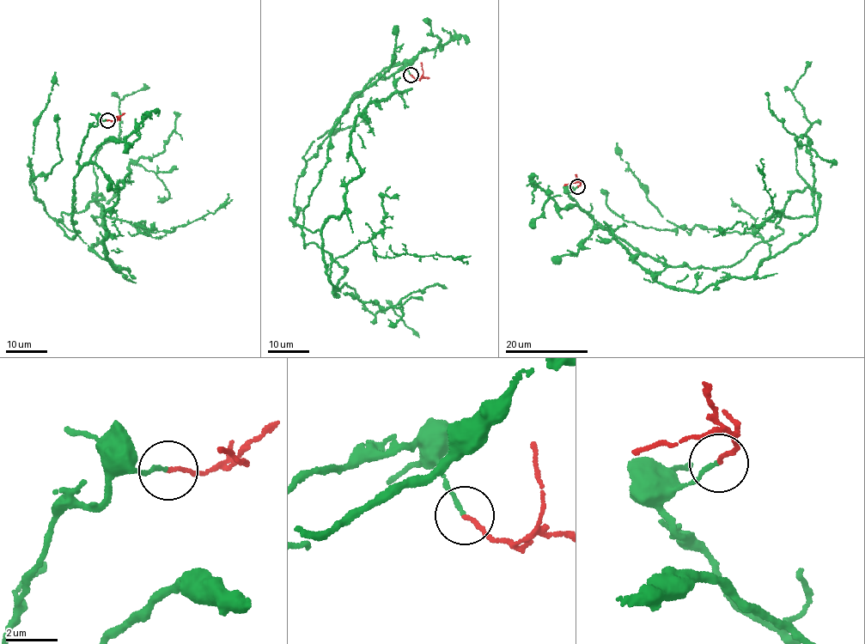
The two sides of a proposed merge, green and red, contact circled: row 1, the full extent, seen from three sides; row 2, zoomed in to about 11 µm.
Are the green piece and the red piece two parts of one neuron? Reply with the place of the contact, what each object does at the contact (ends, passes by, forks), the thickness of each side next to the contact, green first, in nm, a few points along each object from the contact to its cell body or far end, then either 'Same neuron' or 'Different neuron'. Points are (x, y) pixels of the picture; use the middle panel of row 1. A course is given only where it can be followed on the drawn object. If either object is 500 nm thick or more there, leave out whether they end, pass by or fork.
Place: (411, 75). At the ring green ends. At the ring red ends. Thickness 150 nm (green) against 140 nm. Course of green: (410, 75), (344, 110), (303, 212), (335, 290), (356, 117), (405, 108). Course of red: (410, 75), (415, 78), (422, 76), (421, 63). Same neuron

